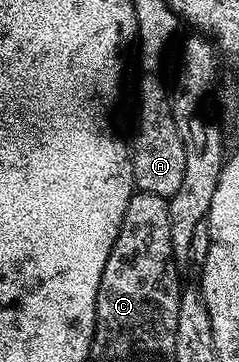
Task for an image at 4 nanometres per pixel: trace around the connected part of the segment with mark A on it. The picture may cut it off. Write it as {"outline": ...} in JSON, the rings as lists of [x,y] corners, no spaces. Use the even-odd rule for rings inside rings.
{"outline":[[[147,76],[139,84],[139,114],[135,144],[130,149],[131,163],[135,166],[135,186],[138,191],[170,198],[181,190],[185,178],[185,158],[189,151],[183,135],[177,130],[171,117],[172,97],[167,88],[155,76]]]}

